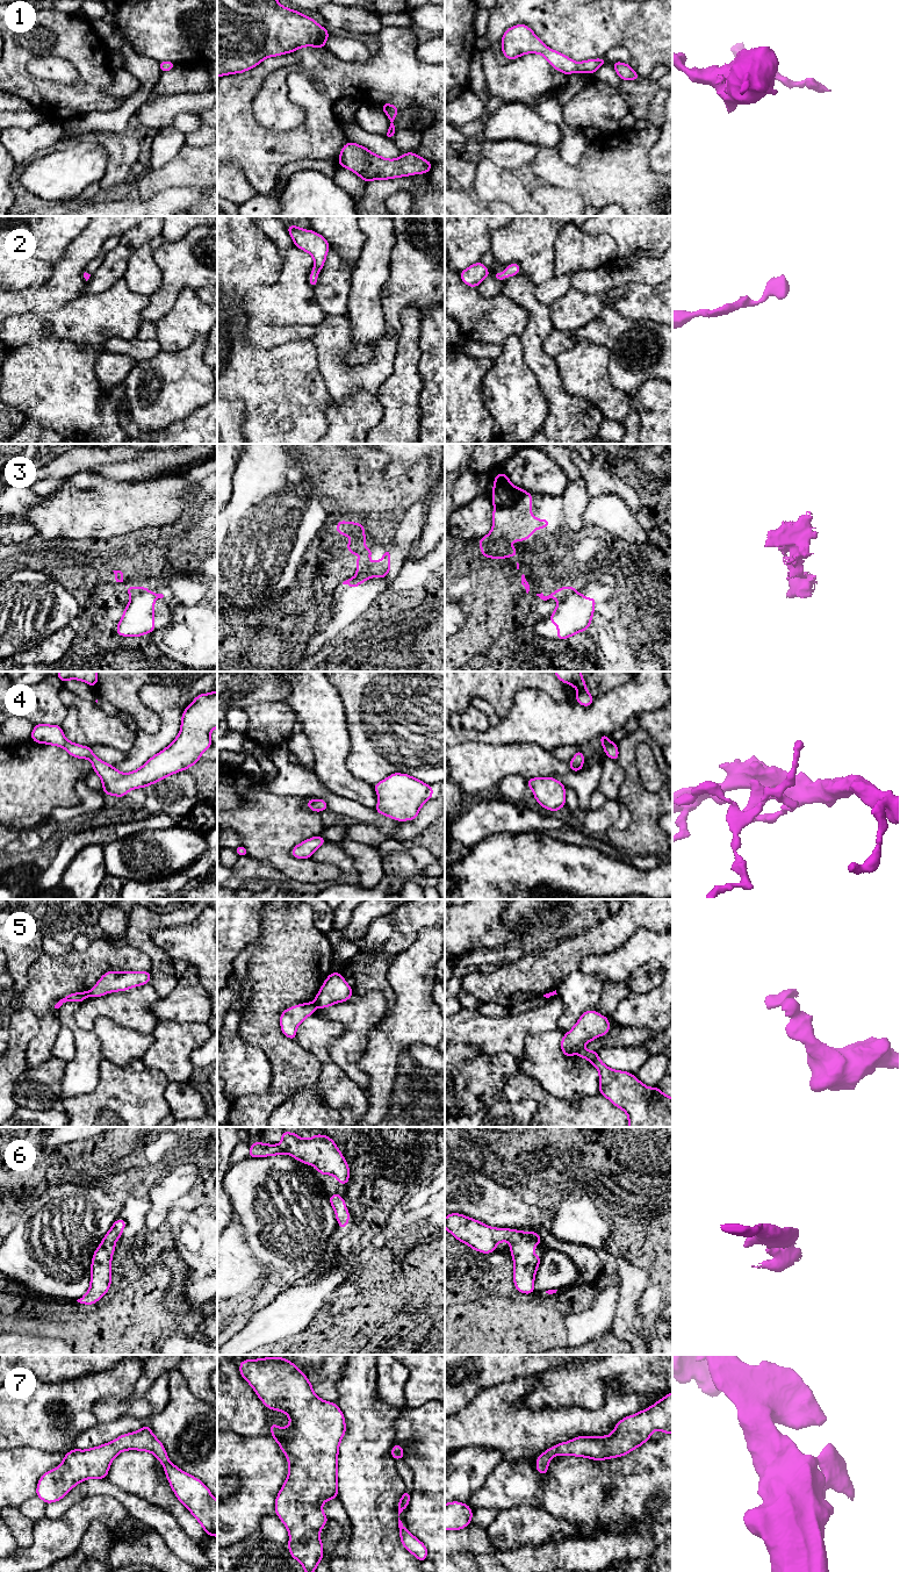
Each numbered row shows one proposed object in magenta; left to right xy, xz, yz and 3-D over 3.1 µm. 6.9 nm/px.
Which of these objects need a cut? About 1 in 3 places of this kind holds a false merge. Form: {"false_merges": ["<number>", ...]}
{"false_merges": ["3", "5"]}

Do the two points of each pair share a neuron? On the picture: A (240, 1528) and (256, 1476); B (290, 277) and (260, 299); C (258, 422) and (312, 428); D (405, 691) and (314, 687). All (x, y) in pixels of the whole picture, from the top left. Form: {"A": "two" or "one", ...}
{"A": "one", "B": "one", "C": "one", "D": "two"}

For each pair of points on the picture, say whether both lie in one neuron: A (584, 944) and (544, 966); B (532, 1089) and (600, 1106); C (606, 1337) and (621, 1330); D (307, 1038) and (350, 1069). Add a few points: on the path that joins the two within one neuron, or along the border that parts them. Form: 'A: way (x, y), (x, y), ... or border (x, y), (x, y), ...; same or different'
A: way (574, 949), (554, 964); same
B: way (549, 1105), (555, 1111), (583, 1111); same
C: border (607, 1329), (617, 1340); different
D: border (339, 1029), (331, 1041), (330, 1056), (347, 1076); different

